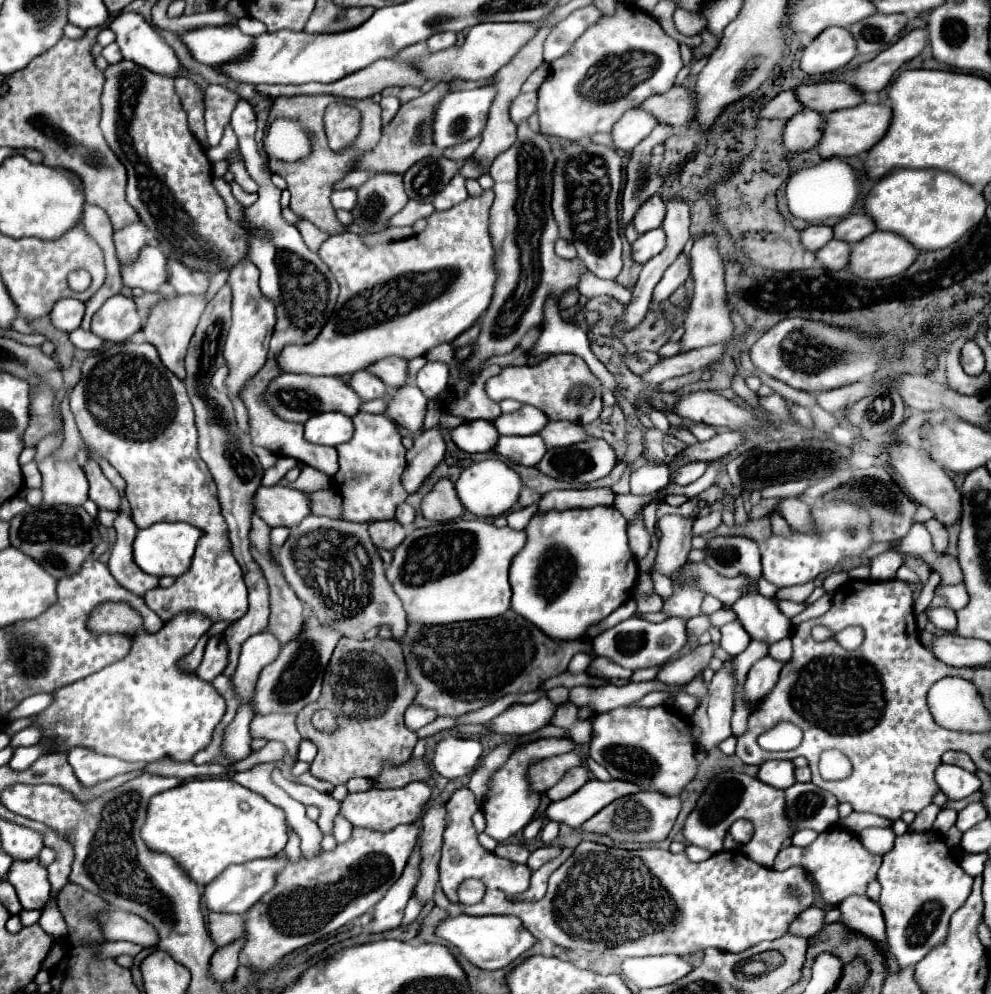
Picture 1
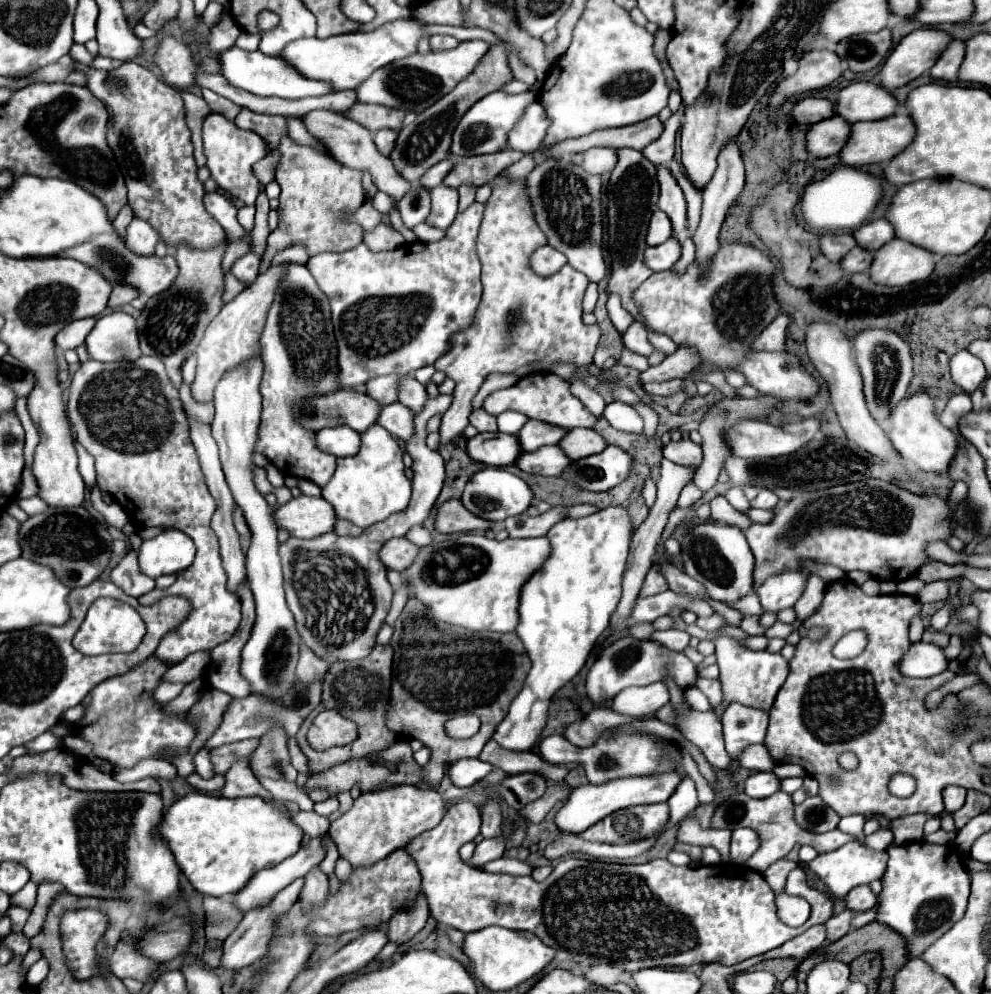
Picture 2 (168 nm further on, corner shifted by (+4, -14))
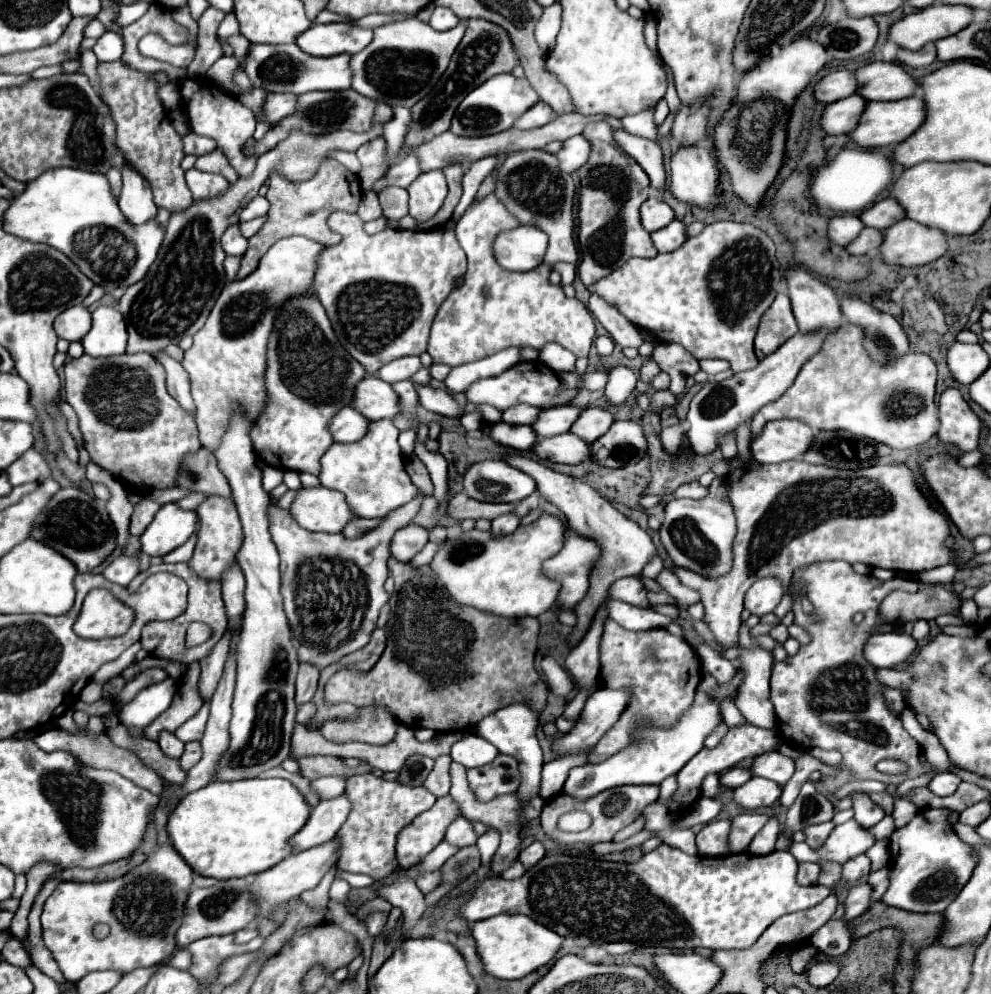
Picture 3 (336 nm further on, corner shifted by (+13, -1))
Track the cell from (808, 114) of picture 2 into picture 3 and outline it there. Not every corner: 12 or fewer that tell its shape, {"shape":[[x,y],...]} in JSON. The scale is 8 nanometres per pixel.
{"shape":[[852,71],[828,73],[816,85],[816,99],[834,103],[858,89]]}

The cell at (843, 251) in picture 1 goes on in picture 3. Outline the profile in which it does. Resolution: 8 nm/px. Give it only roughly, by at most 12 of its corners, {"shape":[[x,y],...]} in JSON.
{"shape":[[864,227],[846,249],[852,255],[876,251],[882,229]]}

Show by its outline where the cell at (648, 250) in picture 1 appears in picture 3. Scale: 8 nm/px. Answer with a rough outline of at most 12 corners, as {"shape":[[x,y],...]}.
{"shape":[[674,219],[652,239],[660,253],[678,249],[688,239],[686,225]]}

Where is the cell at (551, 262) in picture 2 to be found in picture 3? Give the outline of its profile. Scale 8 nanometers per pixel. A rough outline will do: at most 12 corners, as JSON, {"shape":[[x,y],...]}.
{"shape":[[534,225],[502,231],[494,257],[508,271],[536,269],[548,237]]}

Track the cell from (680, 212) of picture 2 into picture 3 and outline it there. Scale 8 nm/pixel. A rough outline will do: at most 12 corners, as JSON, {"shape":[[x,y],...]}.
{"shape":[[614,129],[614,139],[660,191],[666,181],[660,145]]}

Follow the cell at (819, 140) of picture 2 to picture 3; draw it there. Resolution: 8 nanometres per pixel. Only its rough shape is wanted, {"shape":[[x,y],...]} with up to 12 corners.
{"shape":[[850,95],[822,115],[828,135],[852,133],[866,99]]}

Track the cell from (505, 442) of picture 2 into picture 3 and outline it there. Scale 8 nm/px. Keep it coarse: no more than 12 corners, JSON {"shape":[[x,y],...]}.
{"shape":[[492,425],[492,437],[526,451],[538,441],[530,425]]}

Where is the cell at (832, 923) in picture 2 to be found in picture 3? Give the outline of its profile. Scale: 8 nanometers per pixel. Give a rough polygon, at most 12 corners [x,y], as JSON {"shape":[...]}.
{"shape":[[870,883],[848,891],[844,917],[854,919],[866,913],[872,899]]}

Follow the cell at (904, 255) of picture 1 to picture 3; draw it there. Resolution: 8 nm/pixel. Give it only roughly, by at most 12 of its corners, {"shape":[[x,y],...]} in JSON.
{"shape":[[902,219],[884,231],[886,263],[918,267],[940,259],[948,235]]}

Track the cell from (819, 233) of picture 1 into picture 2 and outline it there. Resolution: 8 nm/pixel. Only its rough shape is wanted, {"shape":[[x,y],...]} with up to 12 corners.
{"shape":[[825,234],[819,248],[831,262],[839,262],[855,240],[851,234]]}

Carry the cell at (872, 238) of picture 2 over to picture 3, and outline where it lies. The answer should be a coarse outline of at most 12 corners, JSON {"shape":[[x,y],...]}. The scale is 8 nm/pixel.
{"shape":[[894,197],[860,213],[866,227],[888,229],[906,217]]}

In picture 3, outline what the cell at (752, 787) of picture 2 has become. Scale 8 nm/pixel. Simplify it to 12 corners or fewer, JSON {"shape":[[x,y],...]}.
{"shape":[[732,767],[720,775],[722,787],[736,789],[752,775],[748,767]]}

